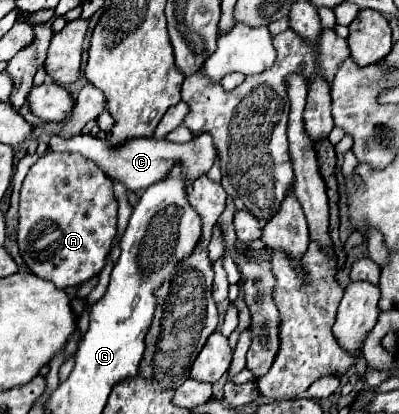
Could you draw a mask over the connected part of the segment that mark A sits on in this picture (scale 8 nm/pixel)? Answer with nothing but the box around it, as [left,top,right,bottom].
[16,152,118,288]

